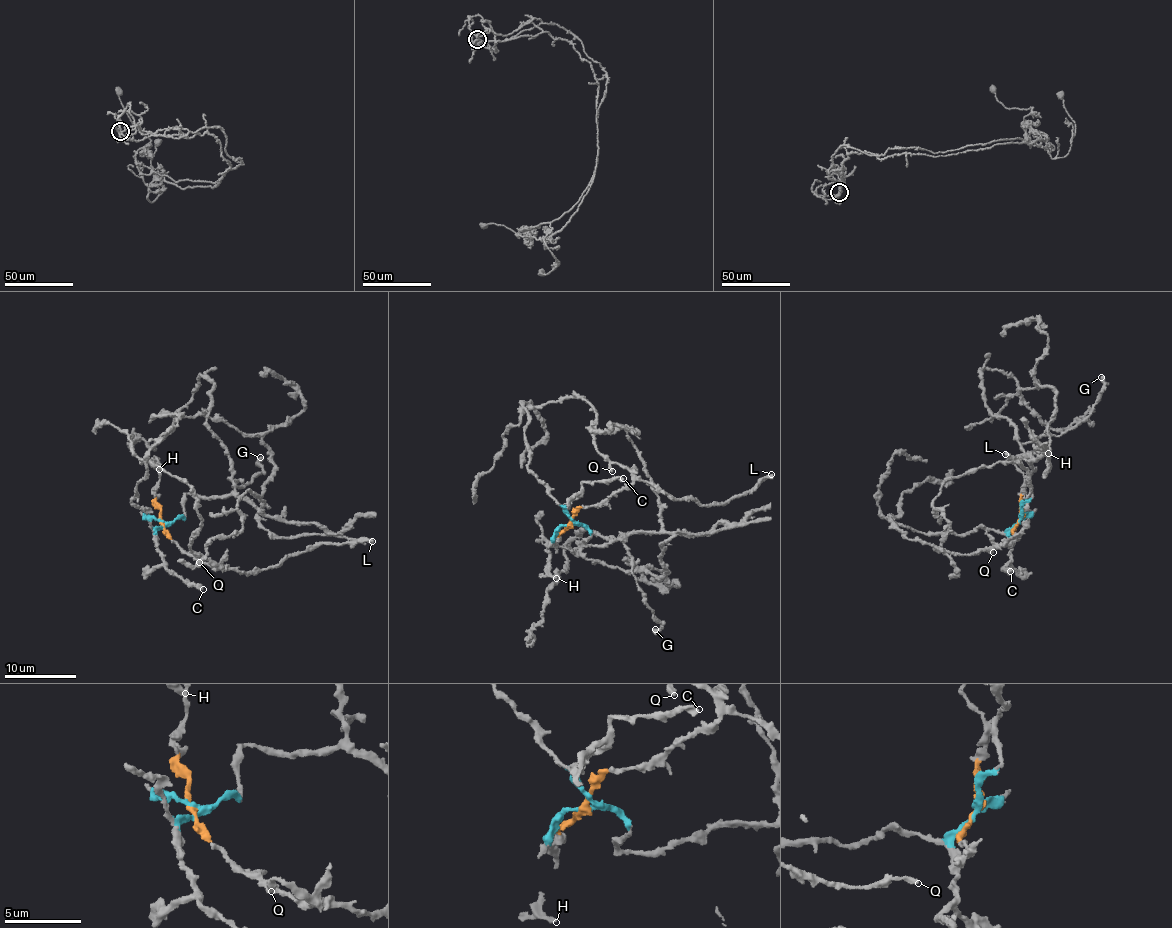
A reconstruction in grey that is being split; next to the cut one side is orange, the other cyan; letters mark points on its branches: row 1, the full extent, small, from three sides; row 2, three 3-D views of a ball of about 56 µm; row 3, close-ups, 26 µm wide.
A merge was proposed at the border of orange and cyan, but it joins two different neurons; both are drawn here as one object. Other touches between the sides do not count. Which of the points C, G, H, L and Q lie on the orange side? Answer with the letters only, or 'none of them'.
H, L, Q

